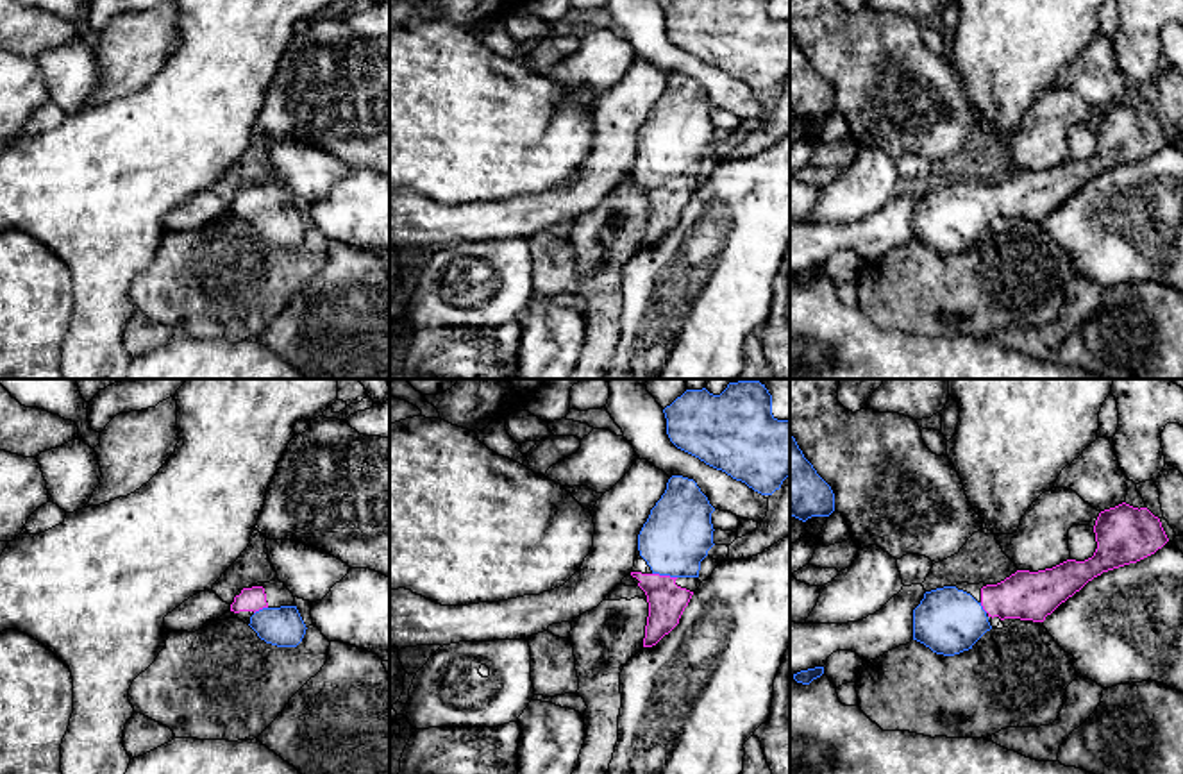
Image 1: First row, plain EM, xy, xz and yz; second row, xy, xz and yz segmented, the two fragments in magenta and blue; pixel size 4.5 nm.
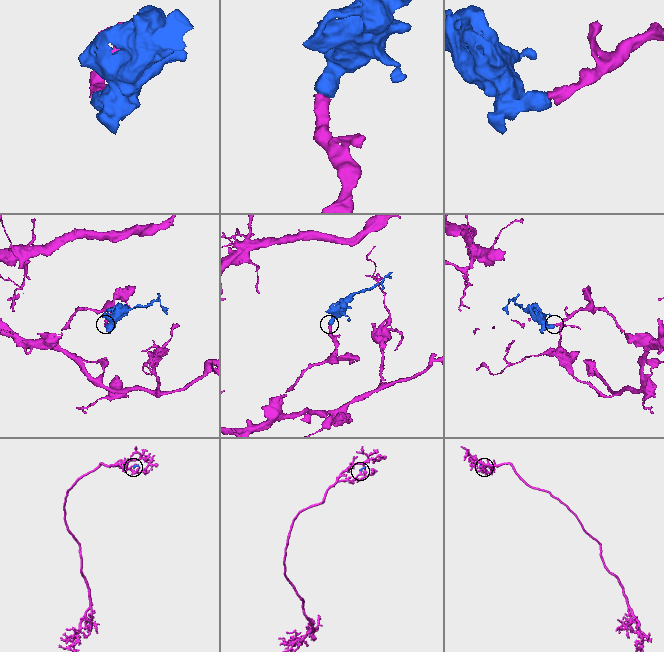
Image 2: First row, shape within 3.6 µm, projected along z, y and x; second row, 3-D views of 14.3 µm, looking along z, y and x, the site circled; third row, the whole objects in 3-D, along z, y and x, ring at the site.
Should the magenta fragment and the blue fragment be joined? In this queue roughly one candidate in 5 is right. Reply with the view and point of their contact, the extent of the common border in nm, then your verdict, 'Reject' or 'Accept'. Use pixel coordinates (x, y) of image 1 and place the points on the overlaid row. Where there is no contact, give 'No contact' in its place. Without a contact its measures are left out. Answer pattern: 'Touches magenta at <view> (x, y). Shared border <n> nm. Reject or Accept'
Touches magenta at xz (665, 576). Shared border 110 nm. Accept

